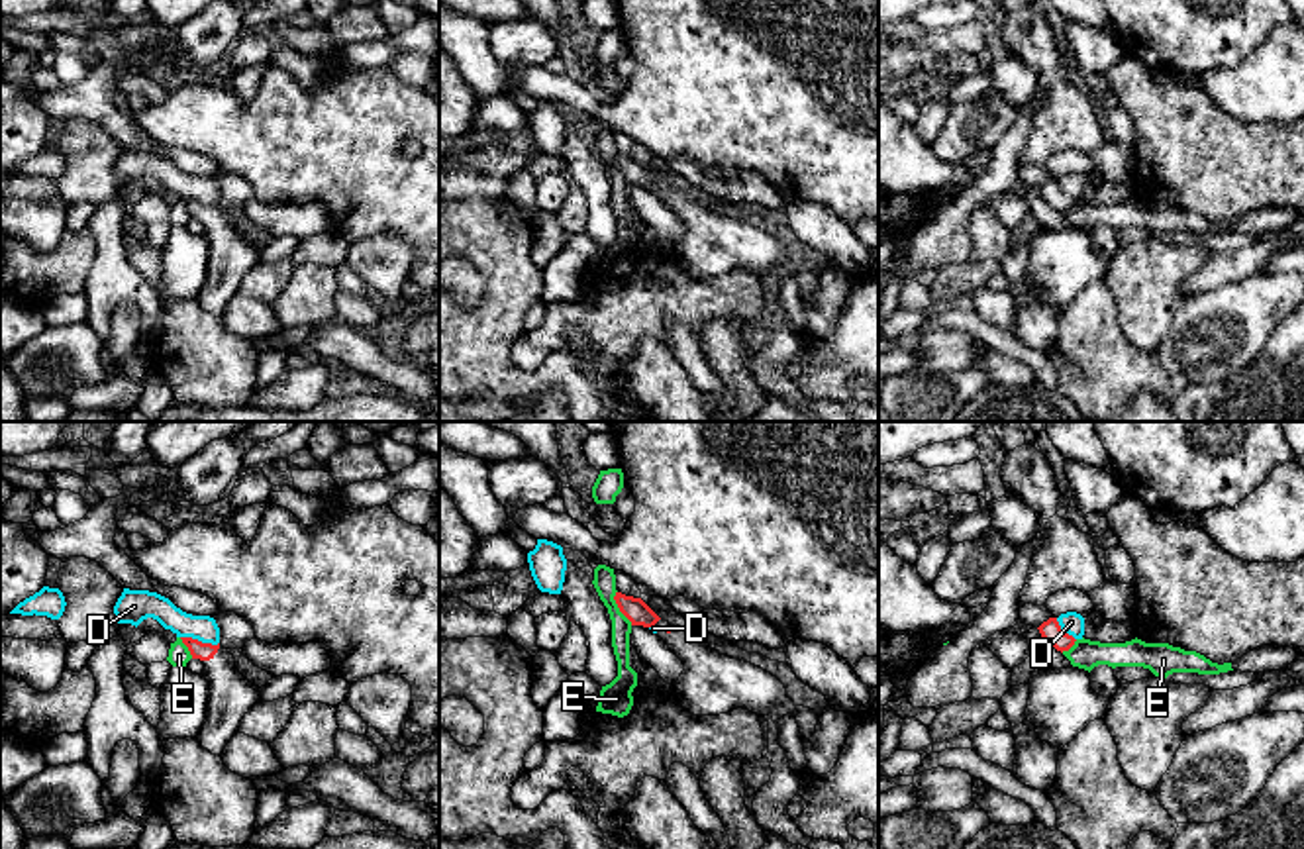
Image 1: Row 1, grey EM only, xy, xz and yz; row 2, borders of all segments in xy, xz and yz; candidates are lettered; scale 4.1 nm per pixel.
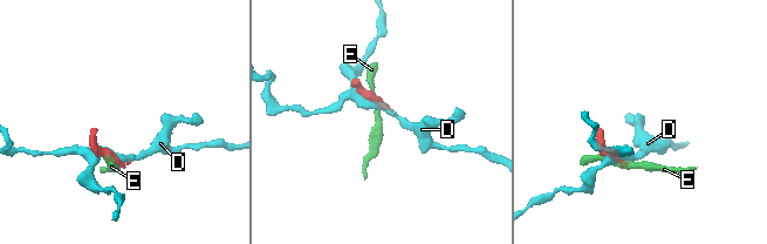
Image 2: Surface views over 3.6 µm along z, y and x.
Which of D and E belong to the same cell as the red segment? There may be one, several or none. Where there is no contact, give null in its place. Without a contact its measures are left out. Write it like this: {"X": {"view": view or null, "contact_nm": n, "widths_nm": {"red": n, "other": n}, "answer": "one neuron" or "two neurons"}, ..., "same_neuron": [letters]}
{"D": {"view": "xy", "contact_nm": 160, "widths_nm": {"red": 80, "other": 110}, "answer": "two neurons"}, "E": {"view": "xz", "contact_nm": 160, "widths_nm": {"red": 100, "other": 100}, "answer": "two neurons"}, "same_neuron": []}

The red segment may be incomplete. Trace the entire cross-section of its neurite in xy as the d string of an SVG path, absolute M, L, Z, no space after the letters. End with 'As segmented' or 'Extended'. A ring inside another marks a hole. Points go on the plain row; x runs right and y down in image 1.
M192 198L180 200L192 220L204 224L204 237L210 245L206 280L196 300L212 316L222 318L227 302L239 292L243 276L261 261L259 247L235 229L231 210Z. Extended

